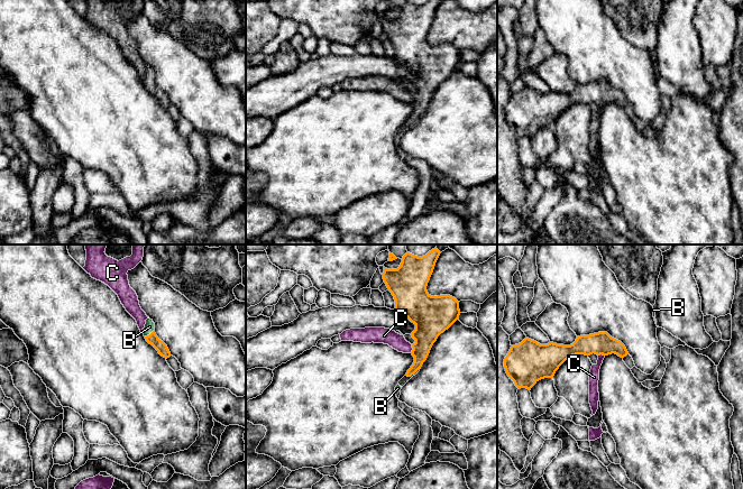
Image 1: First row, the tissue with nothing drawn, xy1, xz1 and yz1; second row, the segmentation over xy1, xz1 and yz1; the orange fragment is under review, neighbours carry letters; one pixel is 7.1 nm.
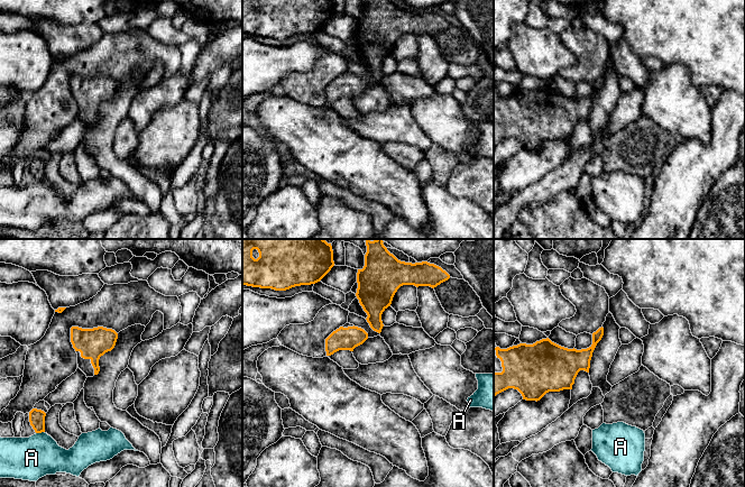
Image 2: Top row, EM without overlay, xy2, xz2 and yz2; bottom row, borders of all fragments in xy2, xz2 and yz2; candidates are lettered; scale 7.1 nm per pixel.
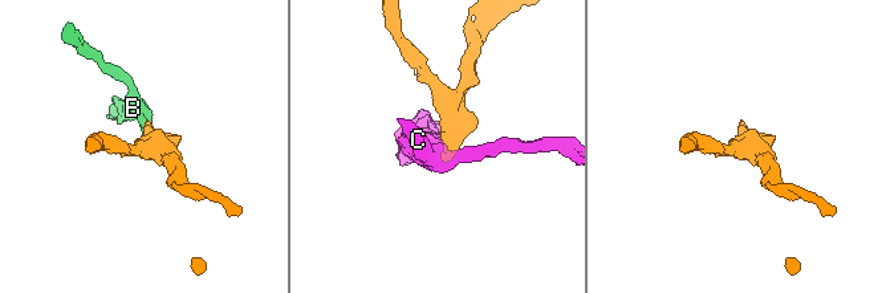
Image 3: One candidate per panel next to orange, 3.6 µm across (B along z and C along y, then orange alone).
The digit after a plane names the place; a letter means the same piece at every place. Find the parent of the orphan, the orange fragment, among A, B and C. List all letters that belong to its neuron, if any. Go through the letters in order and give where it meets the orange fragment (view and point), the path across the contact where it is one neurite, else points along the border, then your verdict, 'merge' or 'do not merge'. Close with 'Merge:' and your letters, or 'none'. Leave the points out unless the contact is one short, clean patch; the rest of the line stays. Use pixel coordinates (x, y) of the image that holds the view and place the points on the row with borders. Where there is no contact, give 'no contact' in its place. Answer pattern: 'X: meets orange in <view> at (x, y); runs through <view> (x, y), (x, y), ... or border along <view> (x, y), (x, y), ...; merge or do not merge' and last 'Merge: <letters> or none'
A: meets orange in xy2 at (39, 432); border along xy2 (44, 431), (36, 433); do not merge
B: meets orange in xy1 at (150, 333); runs through xy1 (152, 339), (150, 333), (149, 326); merge
C: meets orange in xz1 at (413, 349); border along xz1 (412, 344), (410, 352); do not merge
Merge: B

